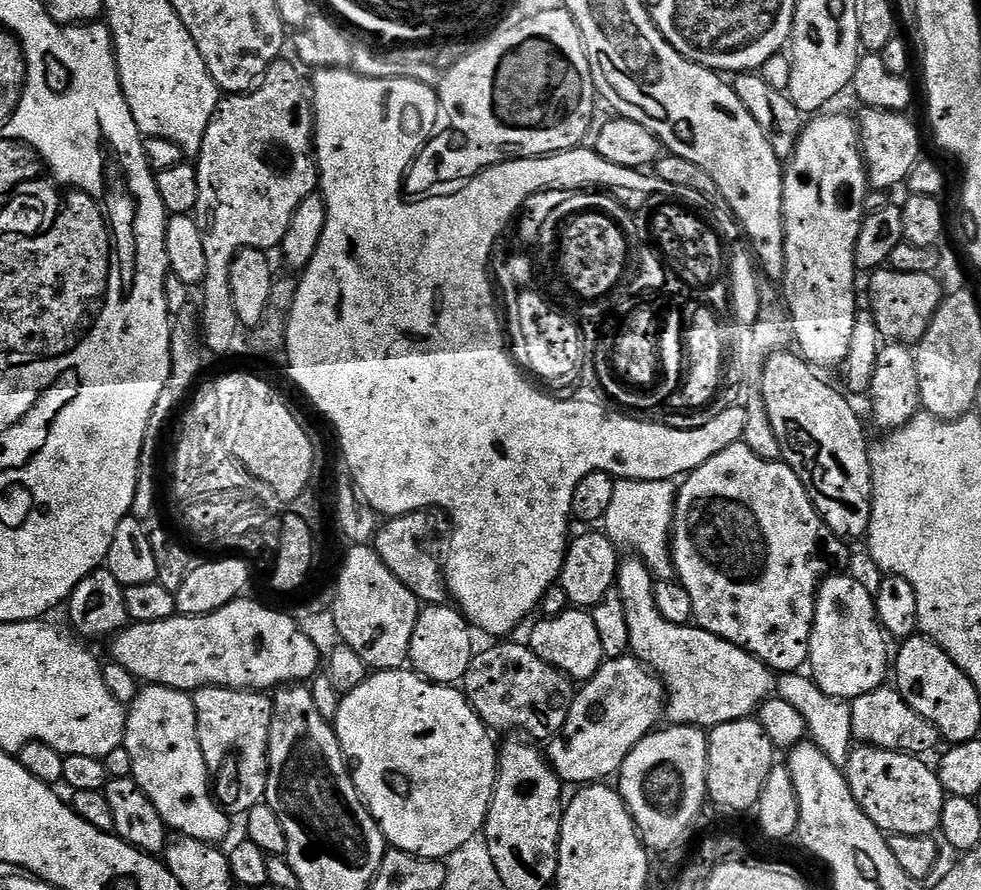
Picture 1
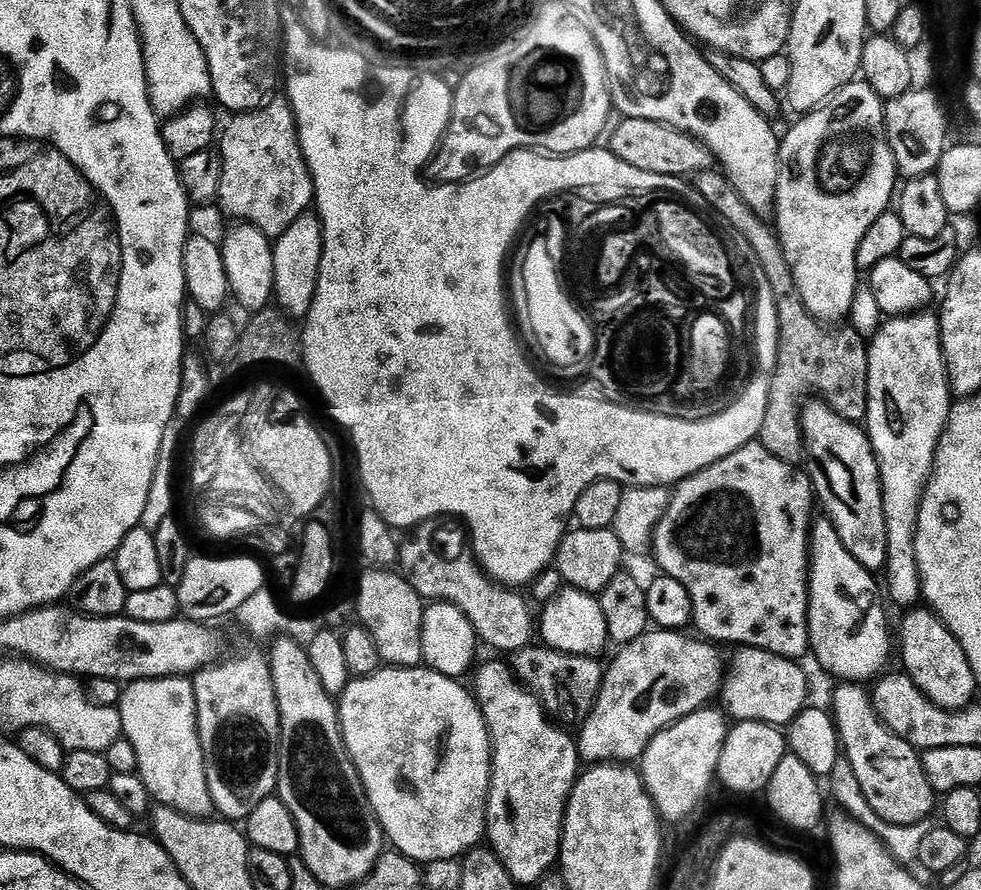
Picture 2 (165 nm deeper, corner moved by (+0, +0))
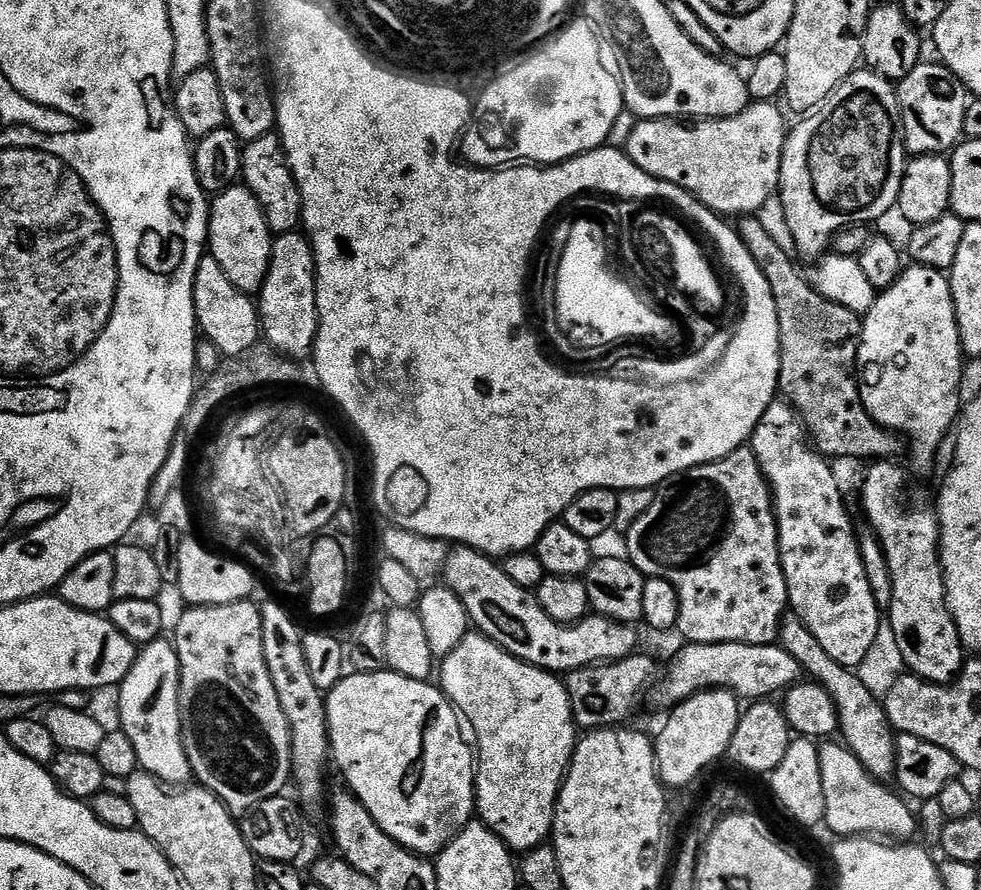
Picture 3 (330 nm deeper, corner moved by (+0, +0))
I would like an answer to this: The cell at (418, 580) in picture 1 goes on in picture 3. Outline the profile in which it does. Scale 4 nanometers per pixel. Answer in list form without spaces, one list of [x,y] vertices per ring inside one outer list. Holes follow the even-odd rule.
[[[456,546],[448,553],[442,573],[443,587],[454,590],[466,606],[466,614],[475,631],[489,636],[512,656],[553,674],[567,674],[592,664],[622,660],[637,651],[640,636],[630,624],[619,624],[604,616],[589,614],[577,624],[559,624],[542,610],[529,589],[506,578],[503,567],[493,557],[474,548]]]

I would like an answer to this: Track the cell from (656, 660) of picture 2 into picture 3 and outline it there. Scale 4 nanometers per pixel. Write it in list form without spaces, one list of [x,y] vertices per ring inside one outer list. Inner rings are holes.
[[[779,643],[774,644],[688,644],[666,668],[654,697],[660,704],[675,706],[700,692],[723,688],[744,702],[764,702],[779,697],[793,684],[801,683],[802,673],[798,662],[786,654]],[[668,672],[668,673],[667,673]],[[664,680],[664,681],[663,681]],[[660,688],[660,689],[659,689]],[[777,695],[777,696],[776,696]]]

